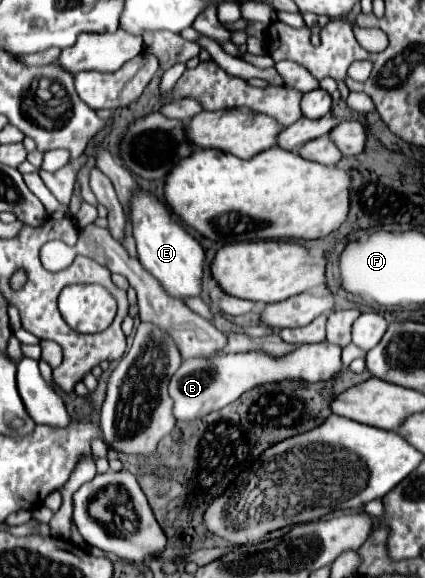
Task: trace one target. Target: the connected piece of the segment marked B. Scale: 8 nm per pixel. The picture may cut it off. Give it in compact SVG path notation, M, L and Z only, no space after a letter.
M328 340L318 342L318 344L300 344L296 350L284 354L284 356L270 356L268 352L254 350L254 352L236 352L236 354L220 354L216 358L194 358L194 360L184 360L178 372L172 376L168 392L174 400L174 416L176 420L194 420L198 416L206 416L214 410L220 410L228 406L230 402L238 400L244 392L272 384L272 382L284 382L284 380L304 380L304 382L322 382L338 376L344 370L342 358L340 358L342 348L338 344L330 344Z

